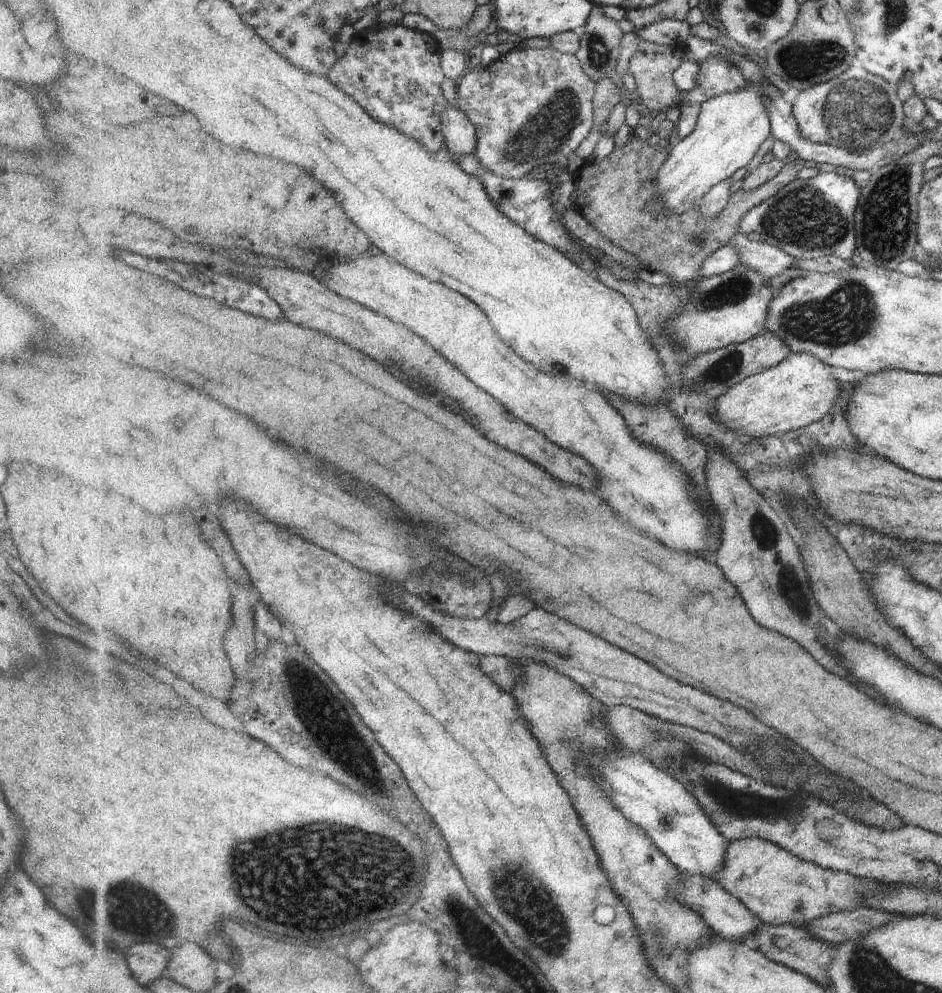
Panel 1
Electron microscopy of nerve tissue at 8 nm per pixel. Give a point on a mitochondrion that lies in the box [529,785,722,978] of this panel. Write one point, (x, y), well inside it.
(657, 936)

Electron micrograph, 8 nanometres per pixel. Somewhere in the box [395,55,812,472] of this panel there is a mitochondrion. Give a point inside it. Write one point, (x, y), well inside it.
(553, 125)

